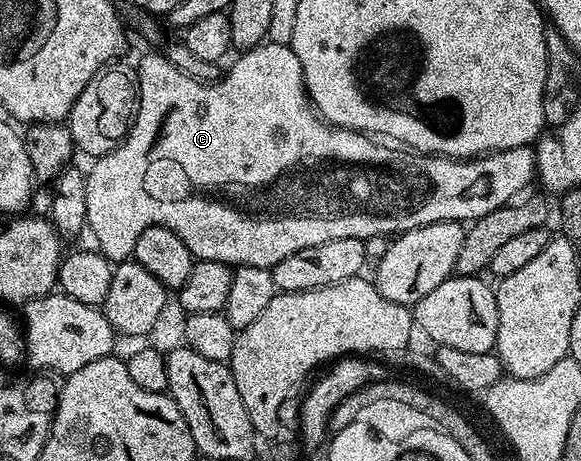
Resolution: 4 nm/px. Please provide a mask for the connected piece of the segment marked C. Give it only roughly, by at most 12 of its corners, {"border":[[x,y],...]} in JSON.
{"border":[[292,45],[196,81],[153,51],[88,232],[272,269],[472,223],[533,145],[435,157],[330,125]]}

